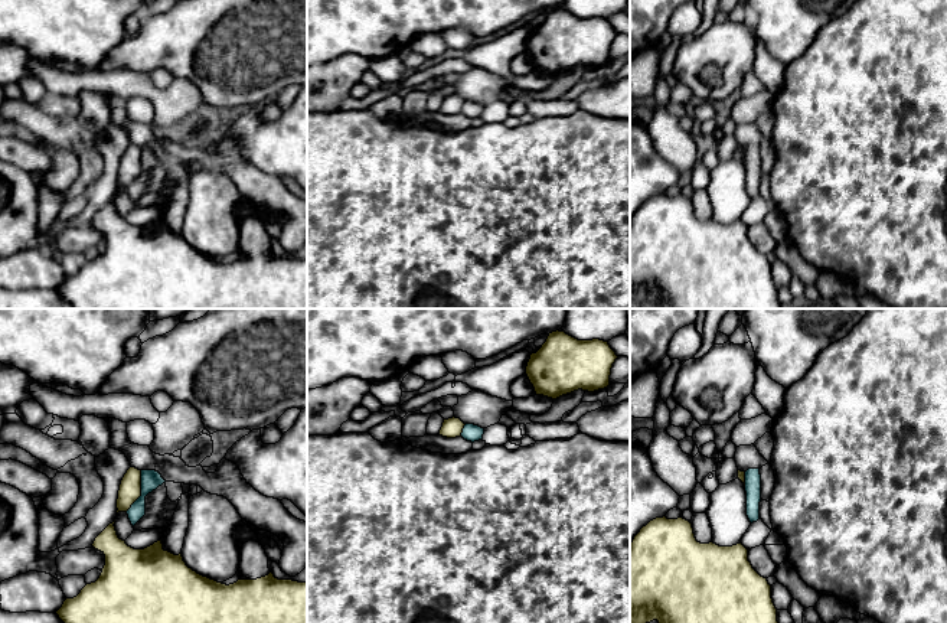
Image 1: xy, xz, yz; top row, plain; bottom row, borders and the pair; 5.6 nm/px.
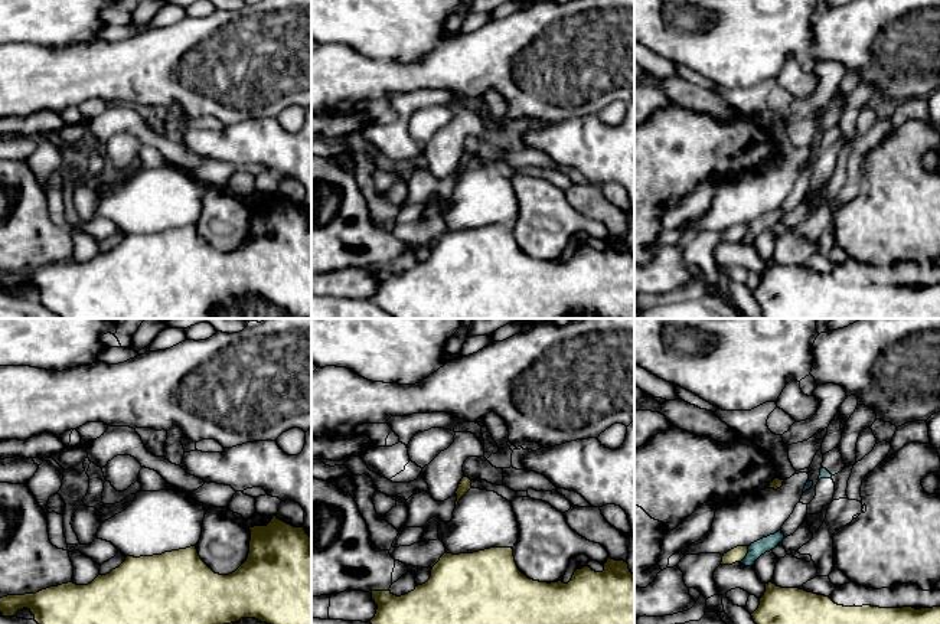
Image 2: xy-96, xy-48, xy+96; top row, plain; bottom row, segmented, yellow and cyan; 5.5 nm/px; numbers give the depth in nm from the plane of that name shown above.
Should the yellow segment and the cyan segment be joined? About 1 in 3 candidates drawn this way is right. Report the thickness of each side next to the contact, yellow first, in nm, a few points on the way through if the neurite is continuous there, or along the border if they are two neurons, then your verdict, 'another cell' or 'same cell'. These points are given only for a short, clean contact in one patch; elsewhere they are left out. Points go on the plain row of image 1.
calibres 130 and 110 nm; another cell

